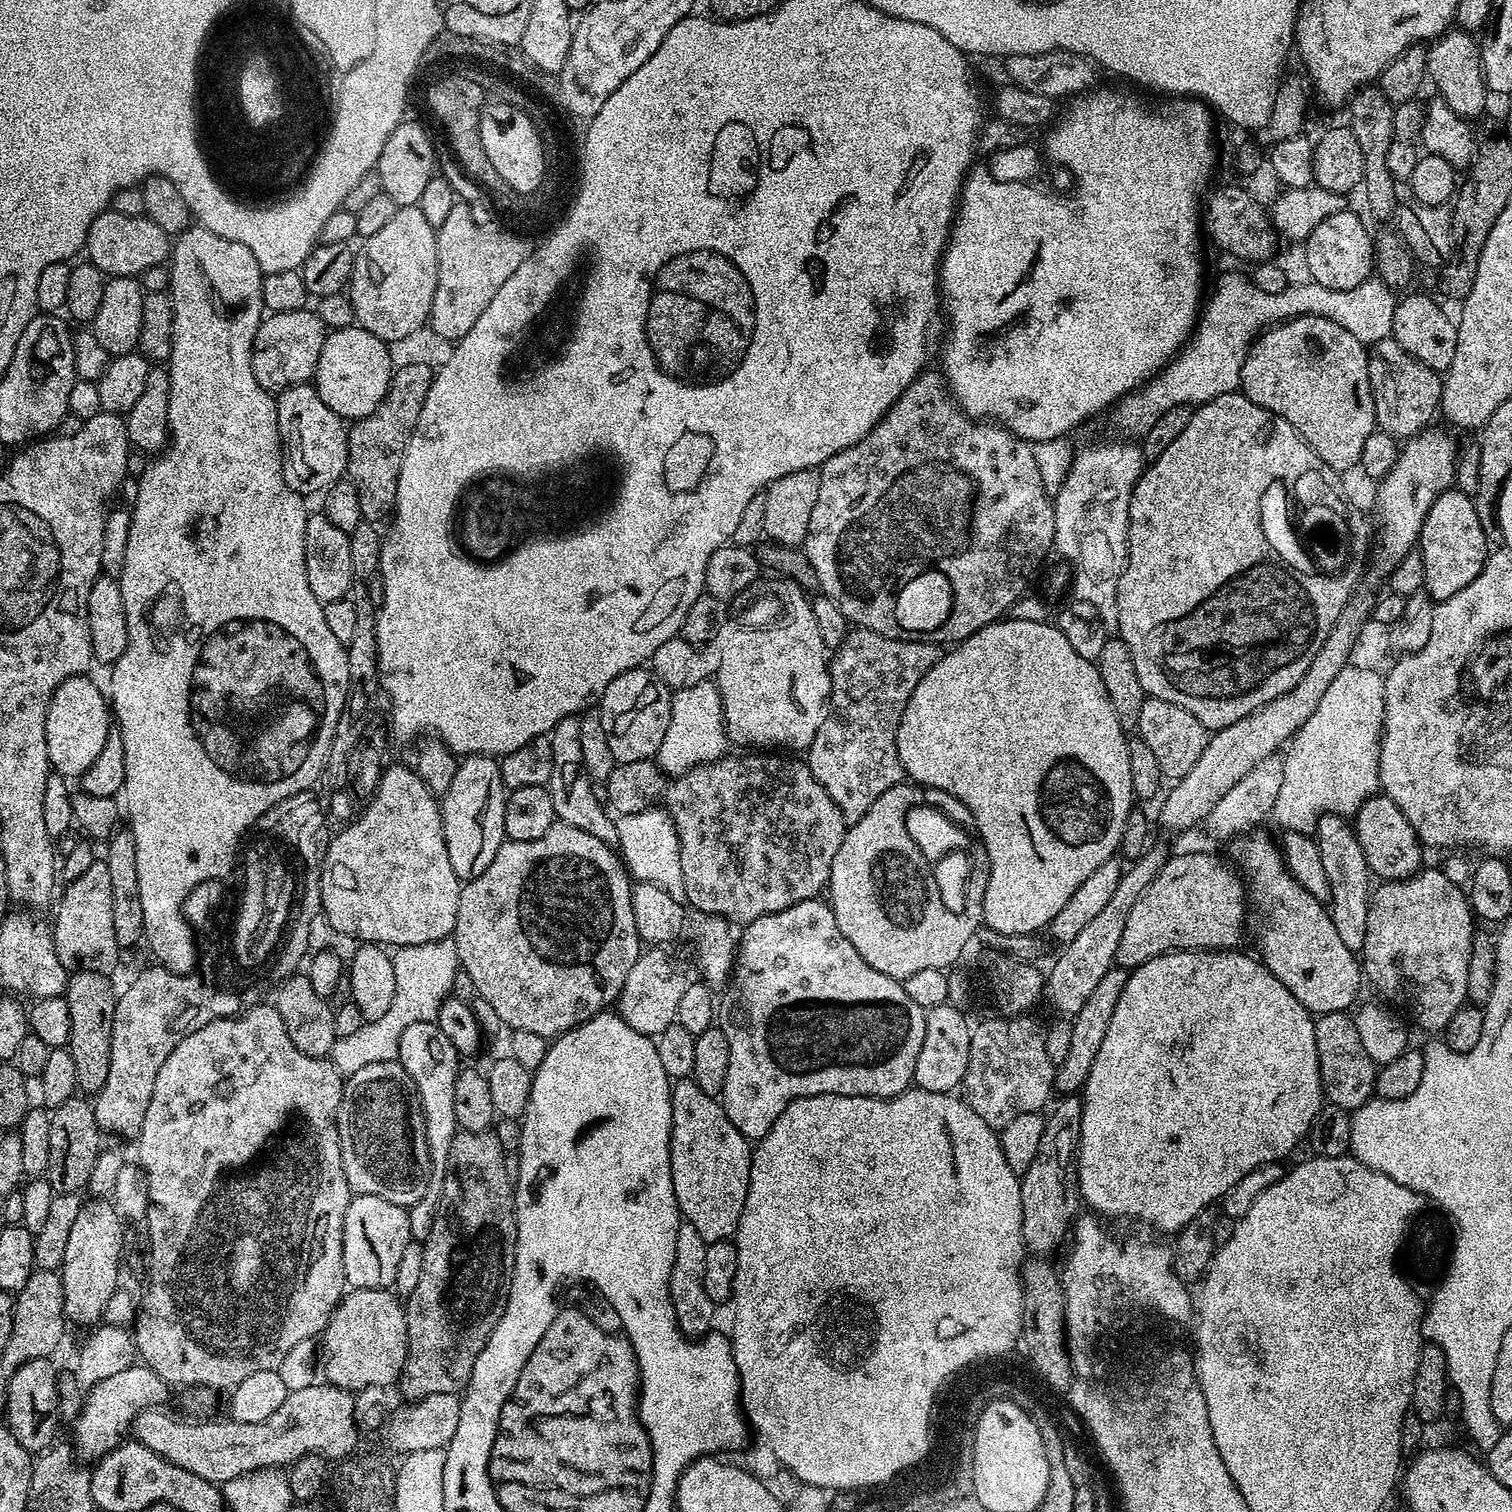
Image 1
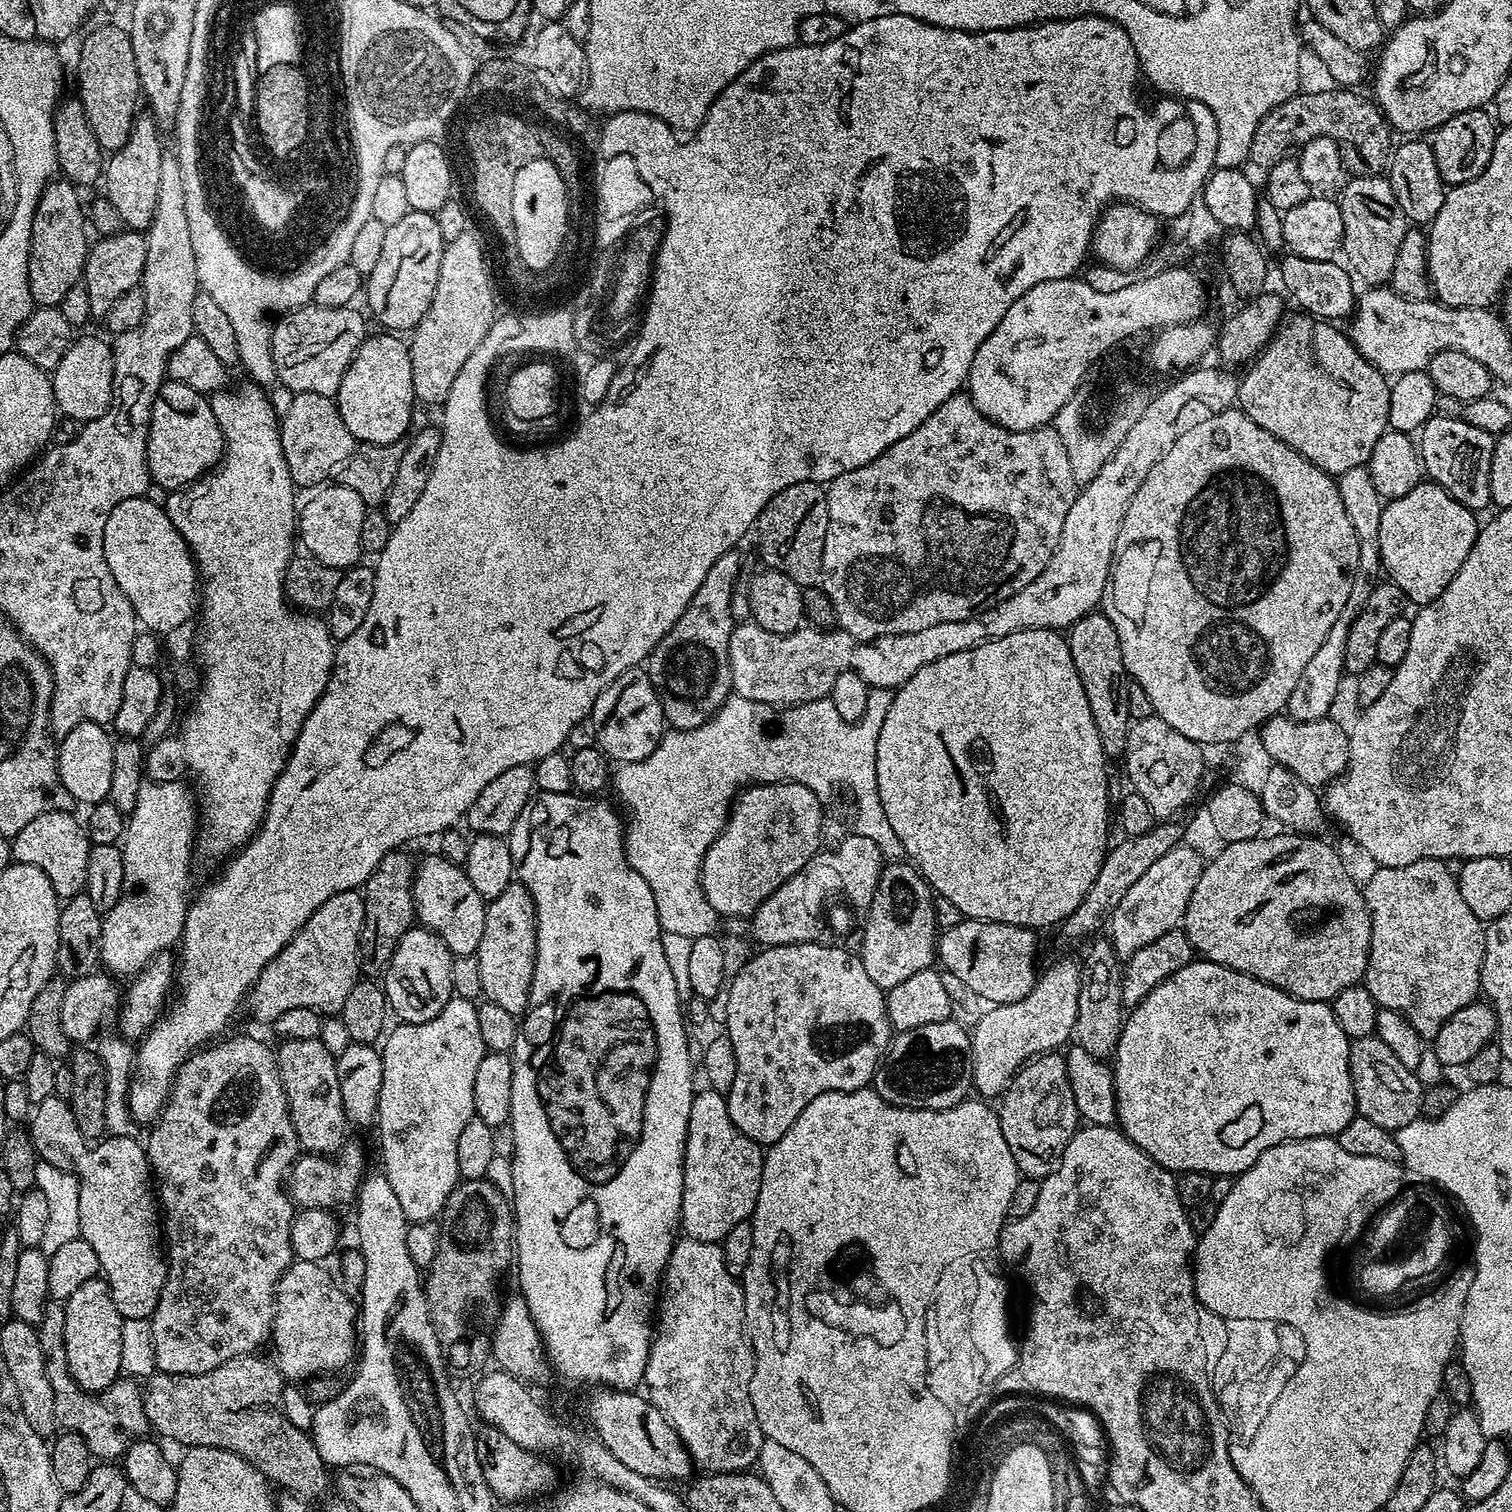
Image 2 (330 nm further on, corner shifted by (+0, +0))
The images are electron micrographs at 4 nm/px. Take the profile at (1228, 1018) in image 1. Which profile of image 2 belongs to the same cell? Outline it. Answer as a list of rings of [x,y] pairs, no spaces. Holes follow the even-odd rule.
[[[1194,958],[1186,966],[1182,966],[1182,970],[1170,974],[1170,978],[1166,978],[1166,982],[1154,986],[1154,990],[1150,990],[1150,994],[1146,994],[1146,998],[1142,998],[1142,1002],[1135,1005],[1135,1007],[1127,1013],[1124,1021],[1124,1029],[1118,1038],[1118,1046],[1116,1047],[1116,1055],[1114,1057],[1116,1119],[1118,1121],[1118,1127],[1120,1131],[1128,1135],[1130,1142],[1134,1142],[1134,1146],[1141,1148],[1150,1158],[1154,1158],[1154,1162],[1158,1162],[1163,1168],[1168,1169],[1168,1171],[1173,1174],[1182,1172],[1207,1172],[1211,1177],[1226,1175],[1235,1178],[1250,1166],[1254,1166],[1254,1162],[1258,1162],[1258,1158],[1266,1150],[1270,1150],[1279,1144],[1284,1144],[1287,1140],[1305,1140],[1306,1138],[1318,1138],[1319,1136],[1331,1136],[1335,1138],[1342,1130],[1342,1126],[1346,1126],[1346,1122],[1350,1122],[1357,1116],[1354,1086],[1350,1078],[1349,1043],[1349,1038],[1342,1030],[1342,1026],[1338,1026],[1338,1018],[1332,1012],[1331,1003],[1322,1000],[1300,1000],[1298,997],[1290,995],[1289,992],[1283,992],[1281,988],[1270,986],[1266,982],[1262,982],[1253,976],[1242,974],[1238,970],[1230,970],[1226,966],[1215,964],[1203,958]]]

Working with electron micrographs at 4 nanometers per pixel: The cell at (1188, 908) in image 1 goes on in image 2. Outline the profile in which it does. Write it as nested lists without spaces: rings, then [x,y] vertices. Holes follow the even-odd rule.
[[[1261,834],[1250,838],[1246,842],[1234,842],[1224,844],[1215,857],[1209,859],[1204,865],[1201,877],[1190,894],[1188,905],[1185,908],[1182,927],[1184,933],[1190,938],[1193,949],[1203,959],[1226,966],[1230,970],[1238,970],[1247,976],[1258,978],[1275,988],[1281,988],[1283,992],[1298,997],[1300,1000],[1322,1000],[1330,1002],[1342,990],[1346,990],[1352,984],[1361,983],[1364,979],[1364,971],[1368,965],[1370,954],[1370,930],[1372,929],[1372,915],[1368,909],[1368,903],[1364,901],[1364,893],[1361,885],[1356,885],[1354,877],[1348,873],[1344,860],[1316,834],[1284,834],[1286,836],[1268,836]]]

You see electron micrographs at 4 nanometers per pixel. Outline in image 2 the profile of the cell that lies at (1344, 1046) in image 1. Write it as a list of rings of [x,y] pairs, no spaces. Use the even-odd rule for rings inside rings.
[[[1376,1034],[1351,1041],[1348,1049],[1357,1113],[1370,1118],[1370,1122],[1378,1126],[1393,1130],[1417,1120],[1424,1107],[1425,1086],[1420,1083],[1415,1071],[1402,1066],[1390,1046]]]

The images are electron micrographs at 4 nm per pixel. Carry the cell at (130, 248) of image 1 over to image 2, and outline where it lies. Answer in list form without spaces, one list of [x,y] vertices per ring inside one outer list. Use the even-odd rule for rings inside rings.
[[[140,114],[132,122],[130,138],[126,146],[107,157],[102,177],[103,195],[114,202],[114,210],[122,214],[122,222],[128,230],[147,230],[154,218],[154,206],[158,206],[158,181],[162,178],[162,158],[166,148],[160,145],[161,129],[151,115]]]

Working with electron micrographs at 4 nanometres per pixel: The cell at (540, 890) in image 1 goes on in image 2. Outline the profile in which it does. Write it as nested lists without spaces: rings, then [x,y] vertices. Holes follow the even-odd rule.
[[[519,882],[509,884],[498,898],[487,901],[486,930],[482,930],[482,942],[476,951],[484,979],[484,992],[492,994],[496,984],[505,992],[495,997],[498,1006],[517,1014],[527,1009],[532,993],[532,975],[536,961],[536,907],[528,889]]]

